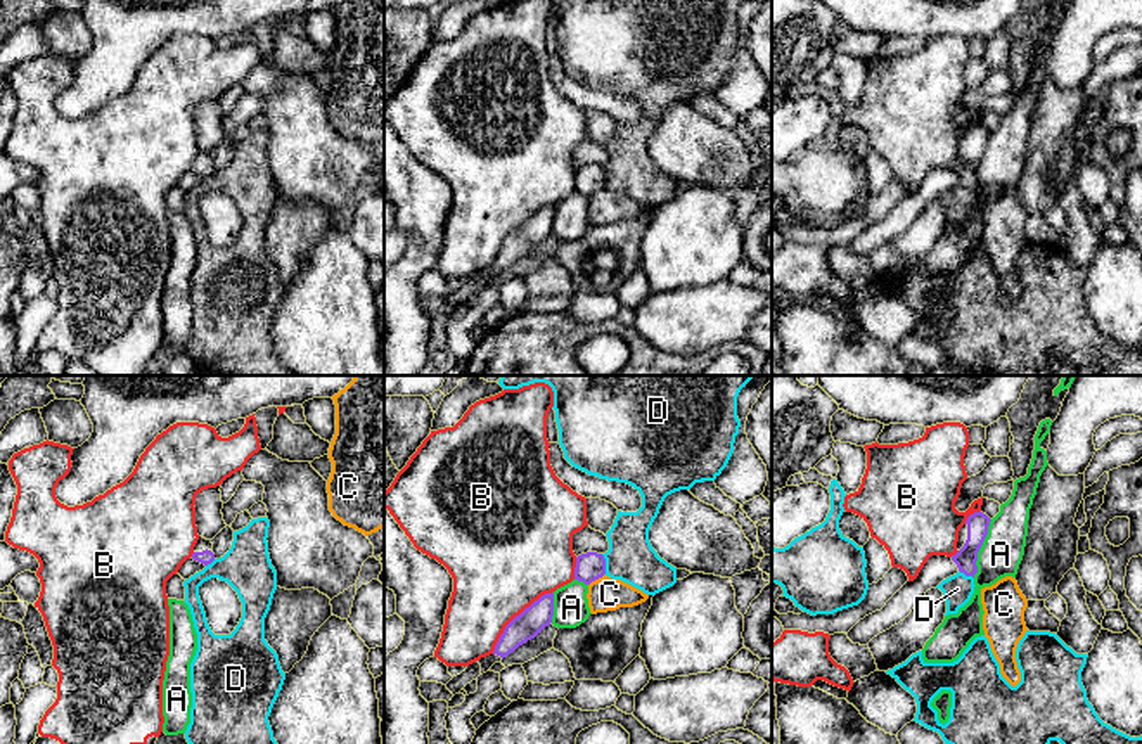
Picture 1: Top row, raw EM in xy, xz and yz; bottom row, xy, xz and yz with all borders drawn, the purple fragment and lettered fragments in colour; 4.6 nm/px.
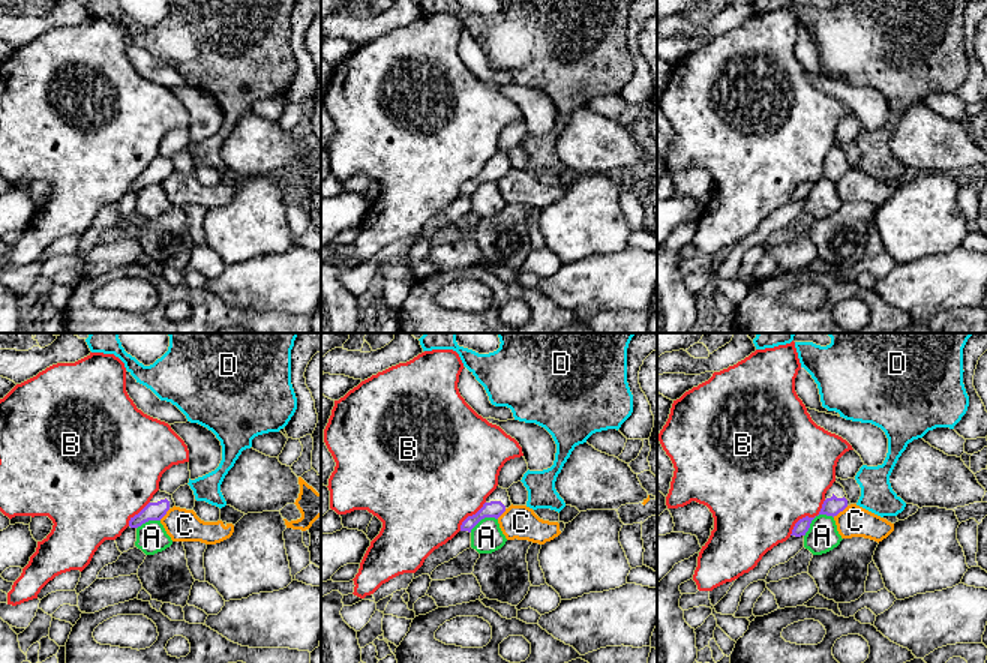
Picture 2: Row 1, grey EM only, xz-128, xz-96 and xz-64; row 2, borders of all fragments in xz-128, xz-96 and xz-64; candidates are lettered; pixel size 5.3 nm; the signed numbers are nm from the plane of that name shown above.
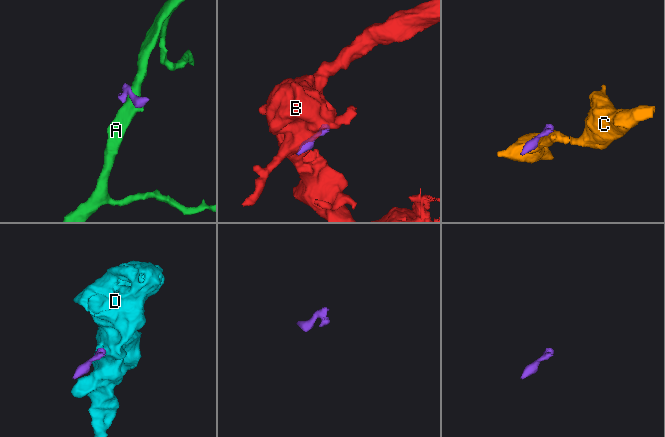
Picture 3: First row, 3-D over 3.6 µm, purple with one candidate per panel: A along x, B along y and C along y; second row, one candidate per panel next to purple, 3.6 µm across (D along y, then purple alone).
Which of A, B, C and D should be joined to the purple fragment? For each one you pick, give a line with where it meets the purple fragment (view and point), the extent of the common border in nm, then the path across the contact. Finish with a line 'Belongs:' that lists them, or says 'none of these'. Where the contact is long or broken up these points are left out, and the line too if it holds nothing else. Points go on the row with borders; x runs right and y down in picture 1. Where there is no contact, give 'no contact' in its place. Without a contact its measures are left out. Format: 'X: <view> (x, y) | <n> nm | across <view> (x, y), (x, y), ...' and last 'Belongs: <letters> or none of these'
Belongs: none of these

